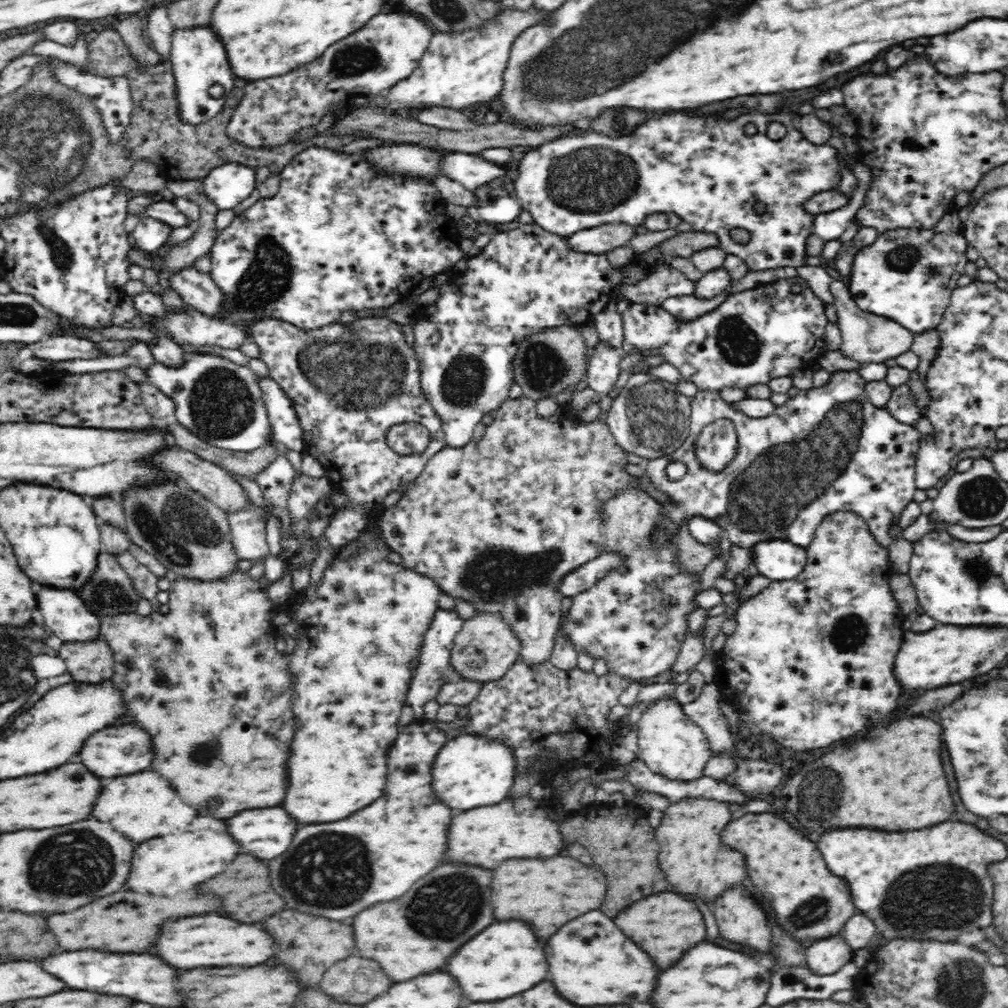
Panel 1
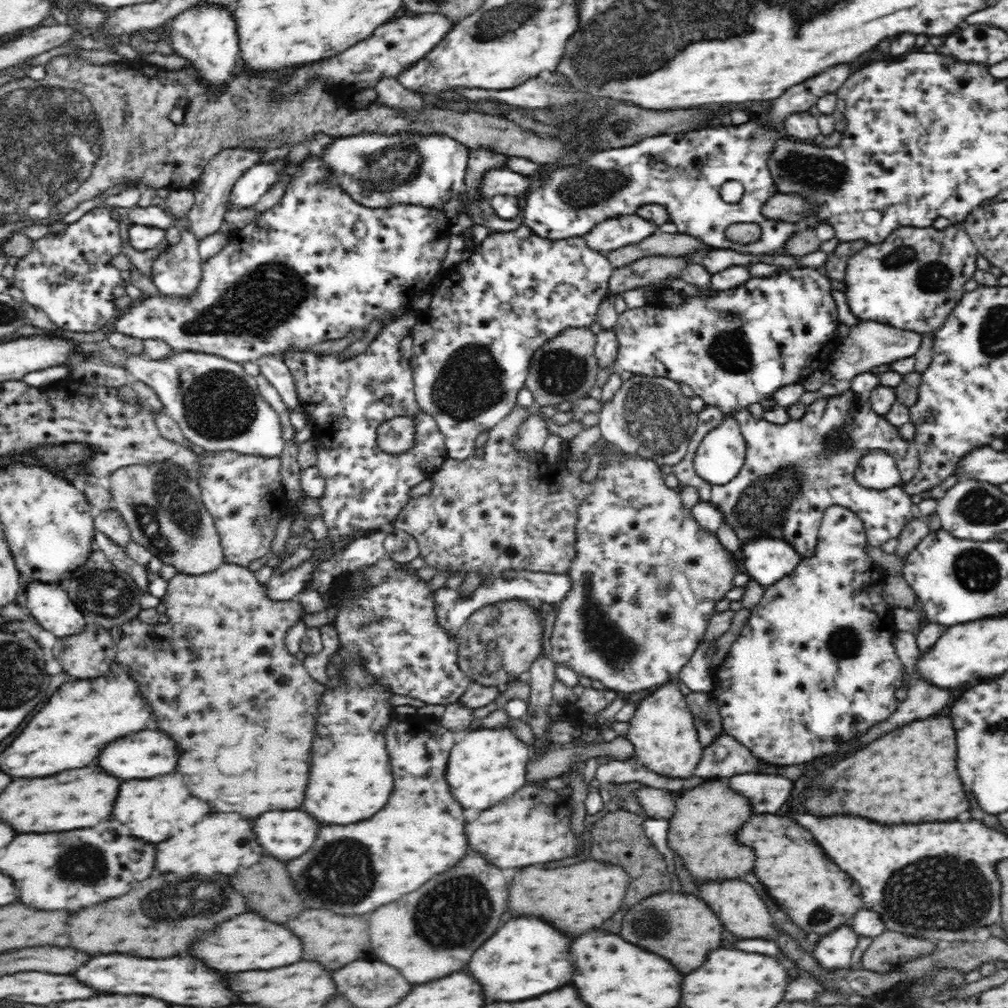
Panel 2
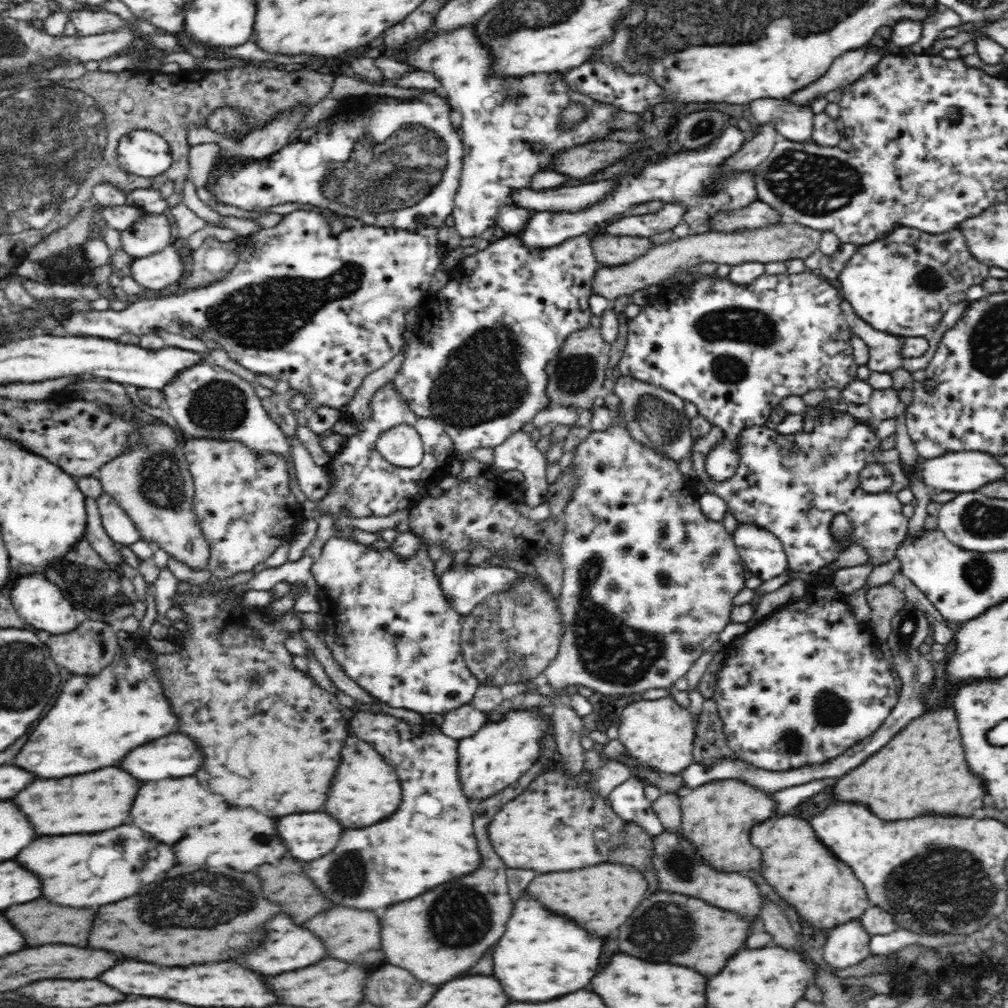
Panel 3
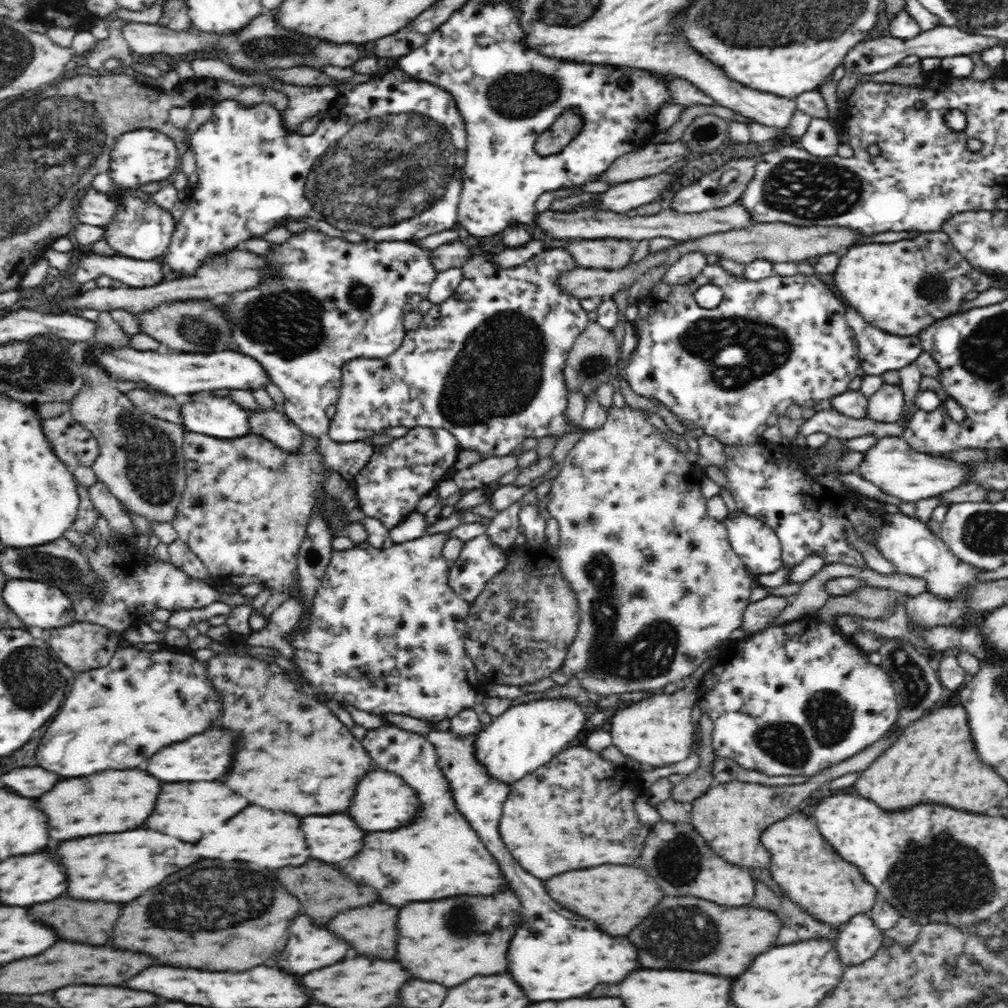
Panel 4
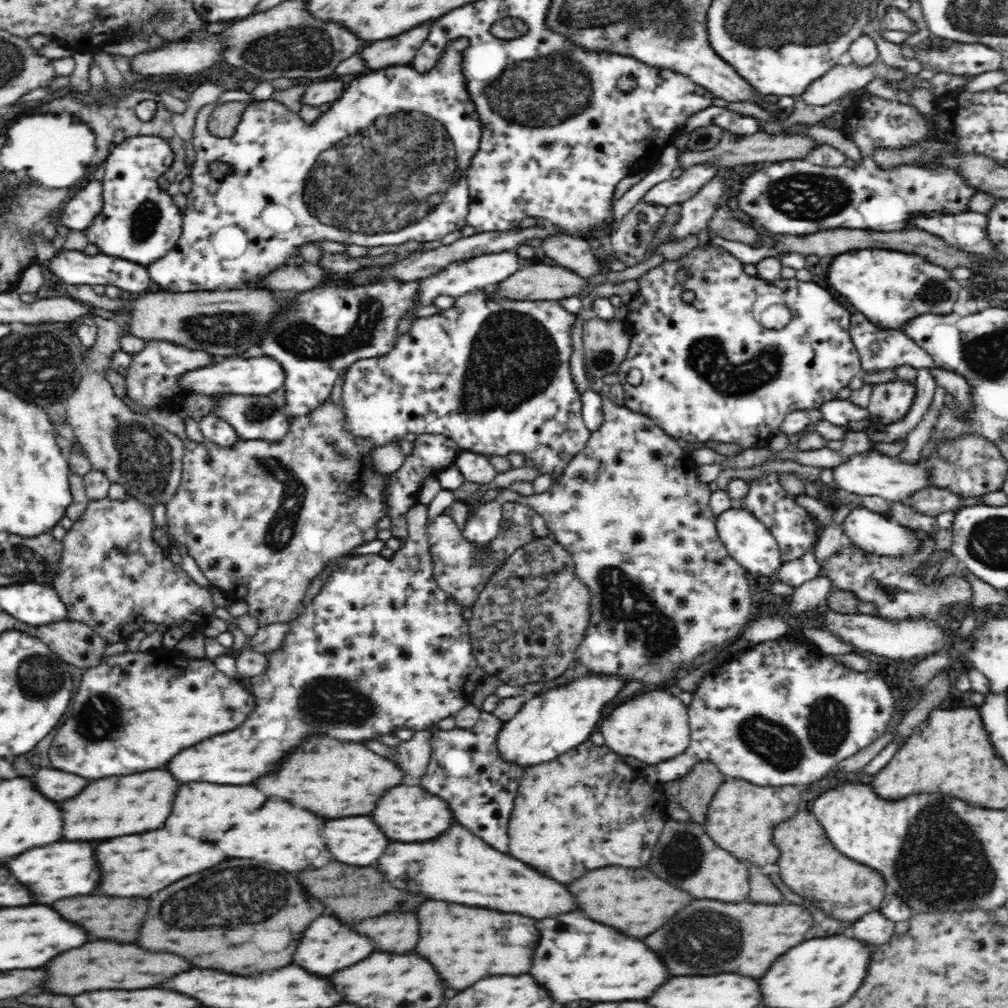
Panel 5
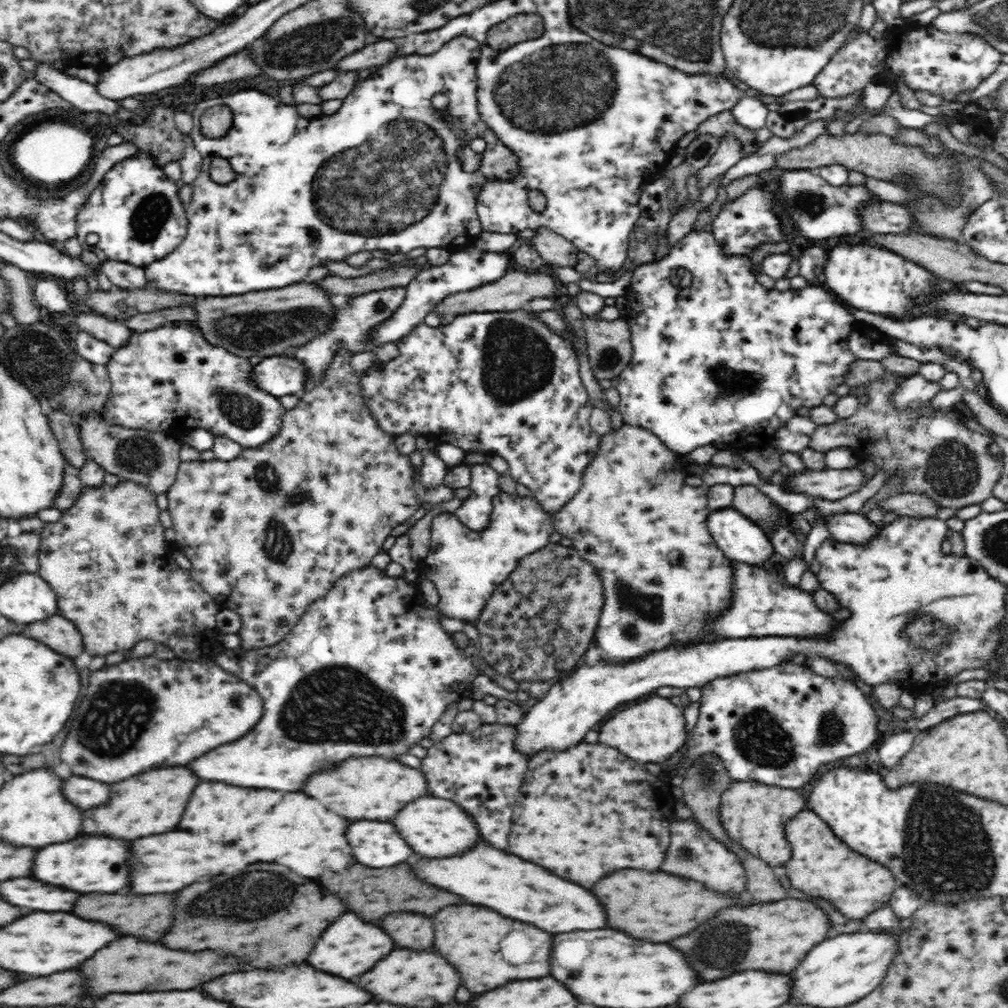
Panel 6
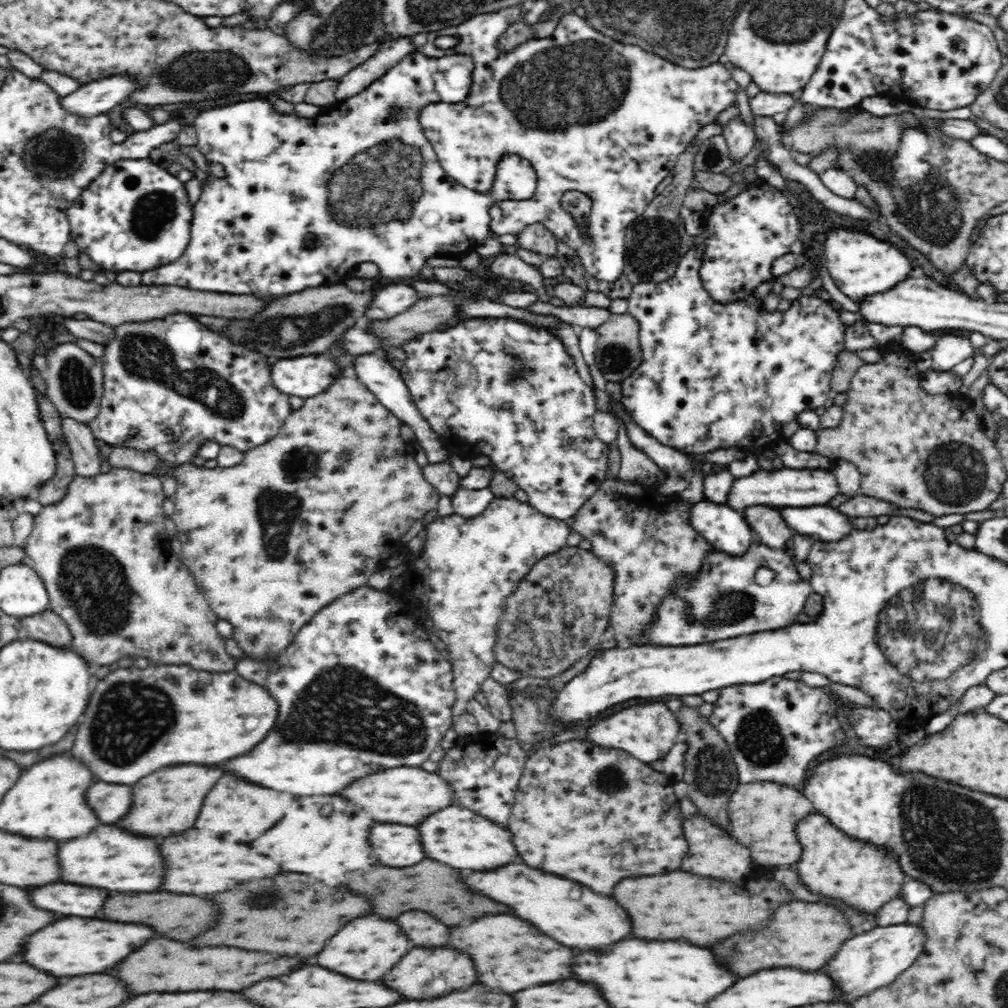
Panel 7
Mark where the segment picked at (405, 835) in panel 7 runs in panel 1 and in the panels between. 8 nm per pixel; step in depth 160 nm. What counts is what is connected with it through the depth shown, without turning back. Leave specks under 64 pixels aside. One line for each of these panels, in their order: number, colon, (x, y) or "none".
1: (266, 832)
2: (284, 835)
3: (306, 835)
4: (333, 838)
5: (355, 840)
6: (374, 843)

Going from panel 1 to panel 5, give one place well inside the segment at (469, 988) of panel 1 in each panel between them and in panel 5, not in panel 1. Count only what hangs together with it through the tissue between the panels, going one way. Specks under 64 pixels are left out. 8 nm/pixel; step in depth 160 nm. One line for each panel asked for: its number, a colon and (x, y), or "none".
2: (524, 958)
3: (535, 952)
4: (547, 968)
5: (577, 959)

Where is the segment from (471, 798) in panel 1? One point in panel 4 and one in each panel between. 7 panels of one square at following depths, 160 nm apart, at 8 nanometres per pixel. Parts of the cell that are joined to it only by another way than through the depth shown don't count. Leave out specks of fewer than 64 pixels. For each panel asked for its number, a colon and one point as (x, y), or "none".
2: (488, 764)
3: (495, 757)
4: (527, 736)

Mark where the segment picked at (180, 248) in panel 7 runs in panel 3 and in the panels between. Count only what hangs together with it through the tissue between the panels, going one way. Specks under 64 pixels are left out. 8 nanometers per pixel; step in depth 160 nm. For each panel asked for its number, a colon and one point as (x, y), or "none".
3: (142, 152)
4: (142, 230)
5: (139, 222)
6: (136, 212)

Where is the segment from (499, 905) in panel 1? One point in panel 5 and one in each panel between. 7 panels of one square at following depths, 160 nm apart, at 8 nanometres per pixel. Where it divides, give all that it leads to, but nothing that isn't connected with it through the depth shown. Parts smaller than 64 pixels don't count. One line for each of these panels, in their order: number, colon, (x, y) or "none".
2: (571, 898)
3: (601, 897)
4: (616, 897)
5: (634, 902)

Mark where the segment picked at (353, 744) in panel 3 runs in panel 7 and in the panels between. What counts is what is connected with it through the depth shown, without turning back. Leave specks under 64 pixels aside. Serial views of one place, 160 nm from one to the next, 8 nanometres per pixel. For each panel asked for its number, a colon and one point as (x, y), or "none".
4: (383, 800)
5: (407, 812)
6: (433, 826)
7: (457, 836)

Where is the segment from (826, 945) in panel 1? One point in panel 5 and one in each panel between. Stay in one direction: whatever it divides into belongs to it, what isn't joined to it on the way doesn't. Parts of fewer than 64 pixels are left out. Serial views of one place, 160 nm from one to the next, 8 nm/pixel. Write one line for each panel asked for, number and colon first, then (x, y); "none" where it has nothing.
2: (834, 951)
3: (847, 945)
4: (859, 940)
5: (874, 928)

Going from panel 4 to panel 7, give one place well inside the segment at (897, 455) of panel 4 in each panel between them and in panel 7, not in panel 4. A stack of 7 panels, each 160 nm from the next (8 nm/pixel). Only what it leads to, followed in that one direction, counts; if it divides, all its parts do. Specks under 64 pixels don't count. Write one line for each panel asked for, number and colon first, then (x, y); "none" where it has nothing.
5: (872, 474)
6: (828, 484)
7: (788, 487)

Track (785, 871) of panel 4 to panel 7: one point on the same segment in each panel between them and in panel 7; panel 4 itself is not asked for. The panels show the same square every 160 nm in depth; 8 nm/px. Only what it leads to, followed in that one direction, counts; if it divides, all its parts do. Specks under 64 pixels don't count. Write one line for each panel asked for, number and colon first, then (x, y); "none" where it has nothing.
5: (808, 864)
6: (820, 866)
7: (833, 865)

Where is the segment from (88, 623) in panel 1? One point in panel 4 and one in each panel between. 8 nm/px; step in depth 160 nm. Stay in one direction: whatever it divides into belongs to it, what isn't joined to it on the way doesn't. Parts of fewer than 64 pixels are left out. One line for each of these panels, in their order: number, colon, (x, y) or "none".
2: (50, 605)
3: (41, 603)
4: (38, 604)

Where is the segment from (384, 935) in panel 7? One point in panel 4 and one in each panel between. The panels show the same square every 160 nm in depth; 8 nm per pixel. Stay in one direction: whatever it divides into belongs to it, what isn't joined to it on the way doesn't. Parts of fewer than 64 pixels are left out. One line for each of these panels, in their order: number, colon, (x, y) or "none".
4: (309, 948)
5: (327, 946)
6: (350, 945)

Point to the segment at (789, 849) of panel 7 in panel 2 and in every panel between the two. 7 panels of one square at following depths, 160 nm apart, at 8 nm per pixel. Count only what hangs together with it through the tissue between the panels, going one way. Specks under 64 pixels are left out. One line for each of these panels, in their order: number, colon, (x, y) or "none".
2: (695, 817)
3: (717, 817)
4: (727, 814)
5: (738, 806)
6: (754, 815)

